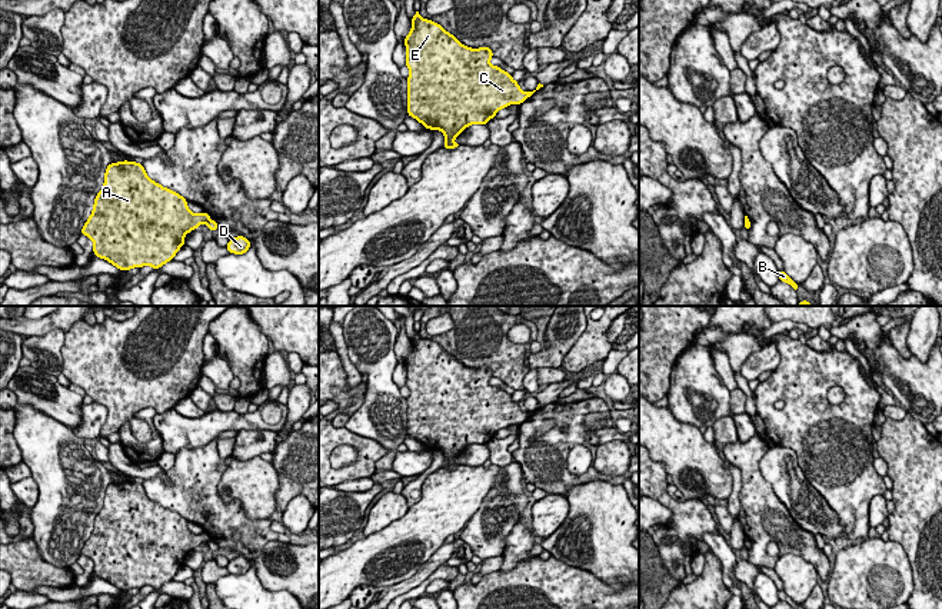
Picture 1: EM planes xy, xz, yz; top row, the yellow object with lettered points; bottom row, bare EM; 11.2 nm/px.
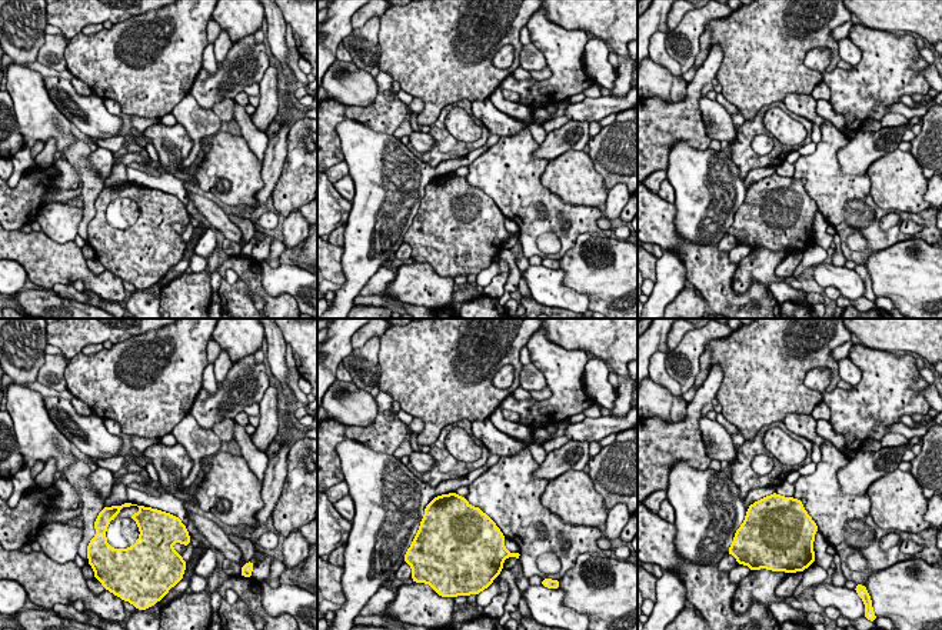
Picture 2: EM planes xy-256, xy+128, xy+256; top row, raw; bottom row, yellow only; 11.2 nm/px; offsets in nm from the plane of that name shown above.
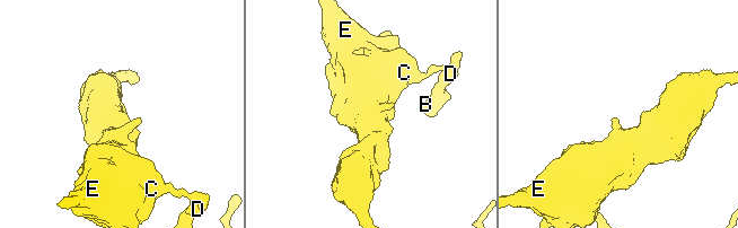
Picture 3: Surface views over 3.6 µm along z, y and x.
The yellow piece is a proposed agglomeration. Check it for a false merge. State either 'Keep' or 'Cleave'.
Cleave

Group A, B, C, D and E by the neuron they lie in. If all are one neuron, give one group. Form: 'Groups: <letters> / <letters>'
Groups: A C E / B D

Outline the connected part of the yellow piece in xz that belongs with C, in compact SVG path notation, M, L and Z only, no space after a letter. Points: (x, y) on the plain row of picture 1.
M419 332L410 340L412 350L403 360L406 365L406 386L410 390L407 400L407 435L420 442L426 449L442 450L446 459L443 469L455 469L459 465L453 460L470 445L486 445L496 432L509 425L520 425L527 419L529 412L522 412L512 395L492 386L489 382L493 373L489 367L470 369L447 353L440 345L422 339Z

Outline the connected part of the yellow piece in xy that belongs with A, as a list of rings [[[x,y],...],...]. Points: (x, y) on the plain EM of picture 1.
[[[124,480],[107,486],[103,509],[94,519],[93,532],[81,555],[93,560],[93,573],[97,578],[120,590],[127,592],[146,585],[159,589],[173,580],[184,566],[184,556],[189,552],[209,540],[206,532],[192,533],[184,518],[149,499],[143,485]]]

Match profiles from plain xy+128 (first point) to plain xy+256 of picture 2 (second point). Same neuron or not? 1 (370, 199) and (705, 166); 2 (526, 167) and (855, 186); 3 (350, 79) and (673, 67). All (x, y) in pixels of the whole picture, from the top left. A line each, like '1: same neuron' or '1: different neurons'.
1: same neuron
2: same neuron
3: different neurons

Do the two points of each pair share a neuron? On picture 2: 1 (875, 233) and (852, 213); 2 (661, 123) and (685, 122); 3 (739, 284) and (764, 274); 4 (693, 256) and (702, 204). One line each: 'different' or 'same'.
1: same
2: same
3: same
4: different

